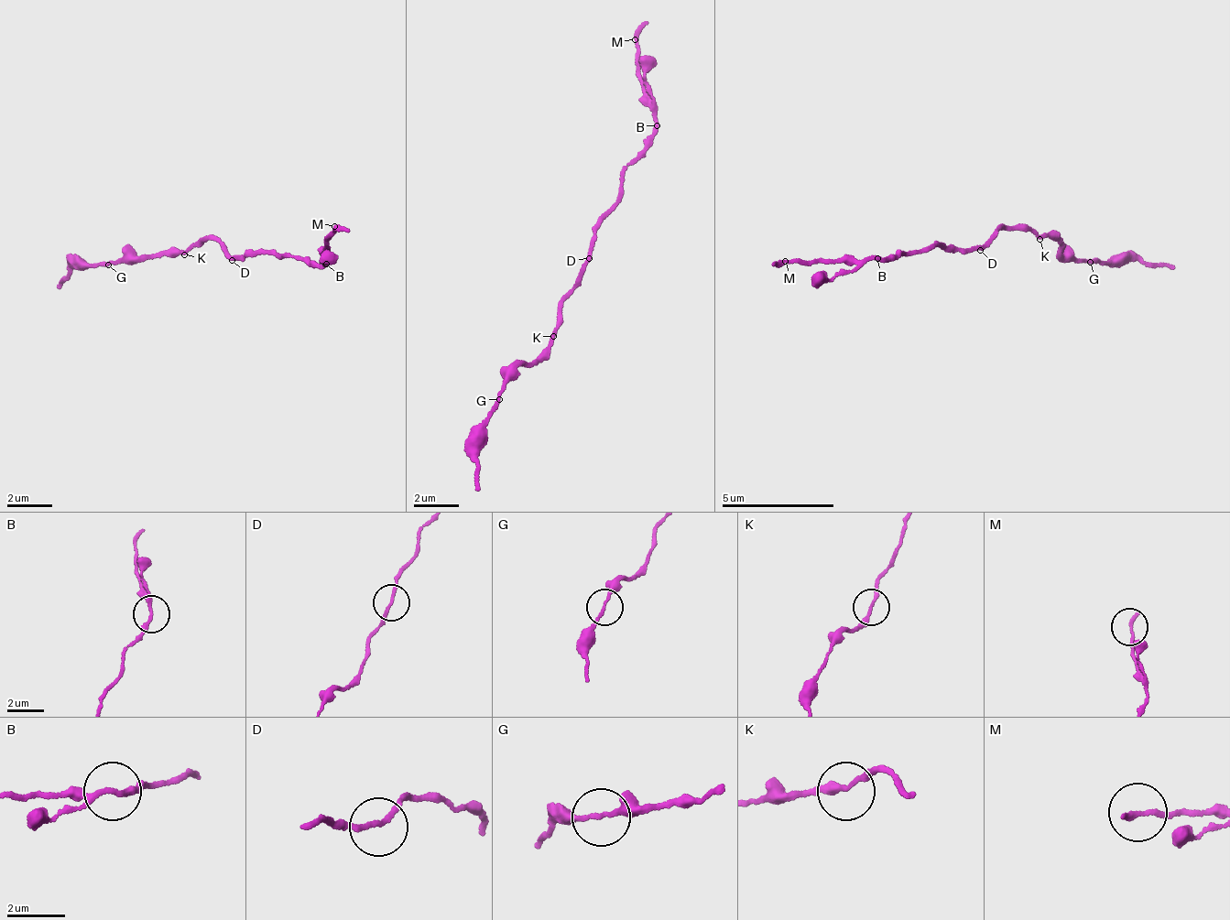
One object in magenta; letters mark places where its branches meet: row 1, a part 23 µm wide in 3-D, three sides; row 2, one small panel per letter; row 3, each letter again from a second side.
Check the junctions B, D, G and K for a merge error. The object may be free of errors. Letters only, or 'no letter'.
no letter

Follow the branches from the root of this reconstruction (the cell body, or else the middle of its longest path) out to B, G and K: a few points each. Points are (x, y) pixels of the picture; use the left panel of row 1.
B: (232, 255), (238, 253), (245, 256), (252, 249), (259, 252), (268, 248), (277, 254), (284, 252), (327, 266)
G: (232, 255), (209, 239), (201, 249), (193, 245), (181, 252), (167, 254), (159, 252), (119, 264), (110, 263)
K: (232, 255), (209, 239), (201, 249), (193, 245), (184, 254)

